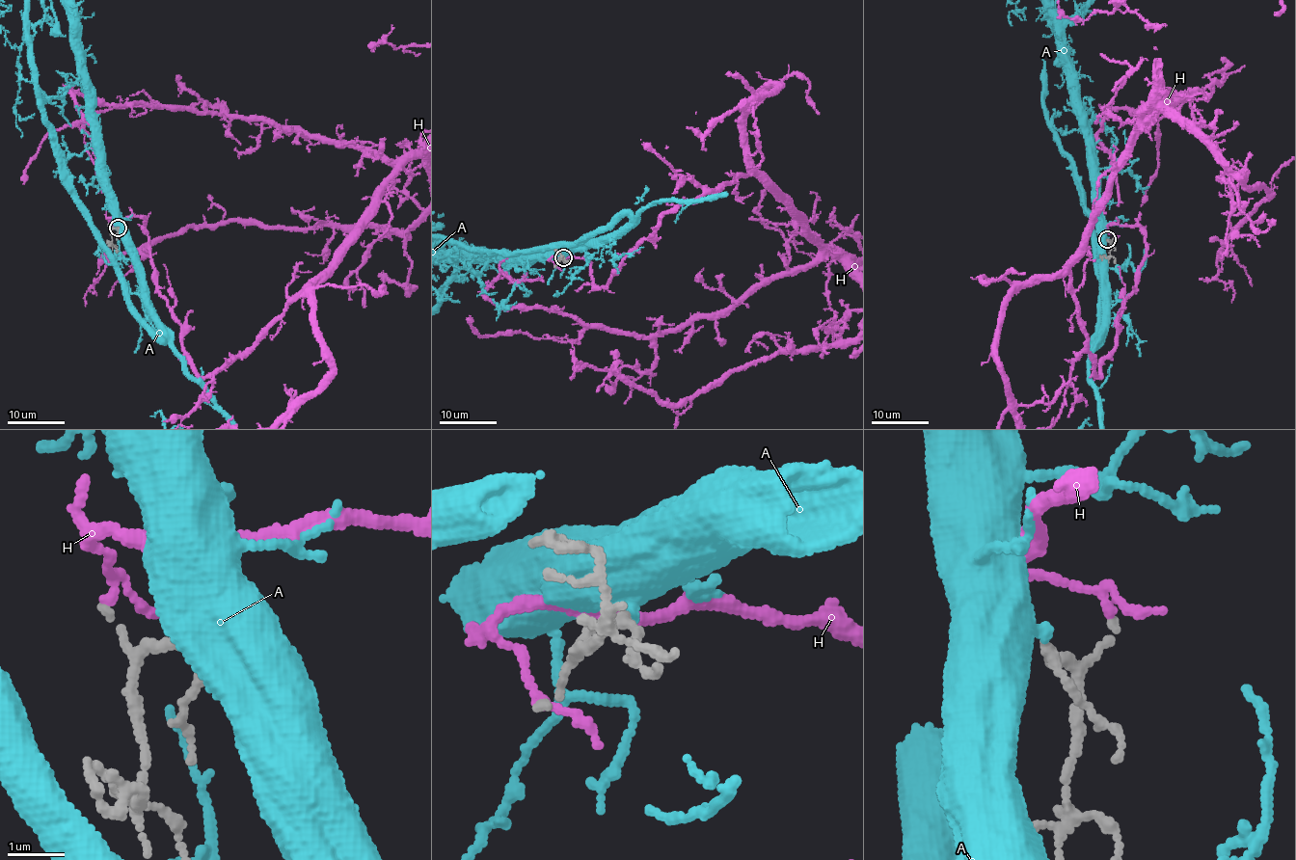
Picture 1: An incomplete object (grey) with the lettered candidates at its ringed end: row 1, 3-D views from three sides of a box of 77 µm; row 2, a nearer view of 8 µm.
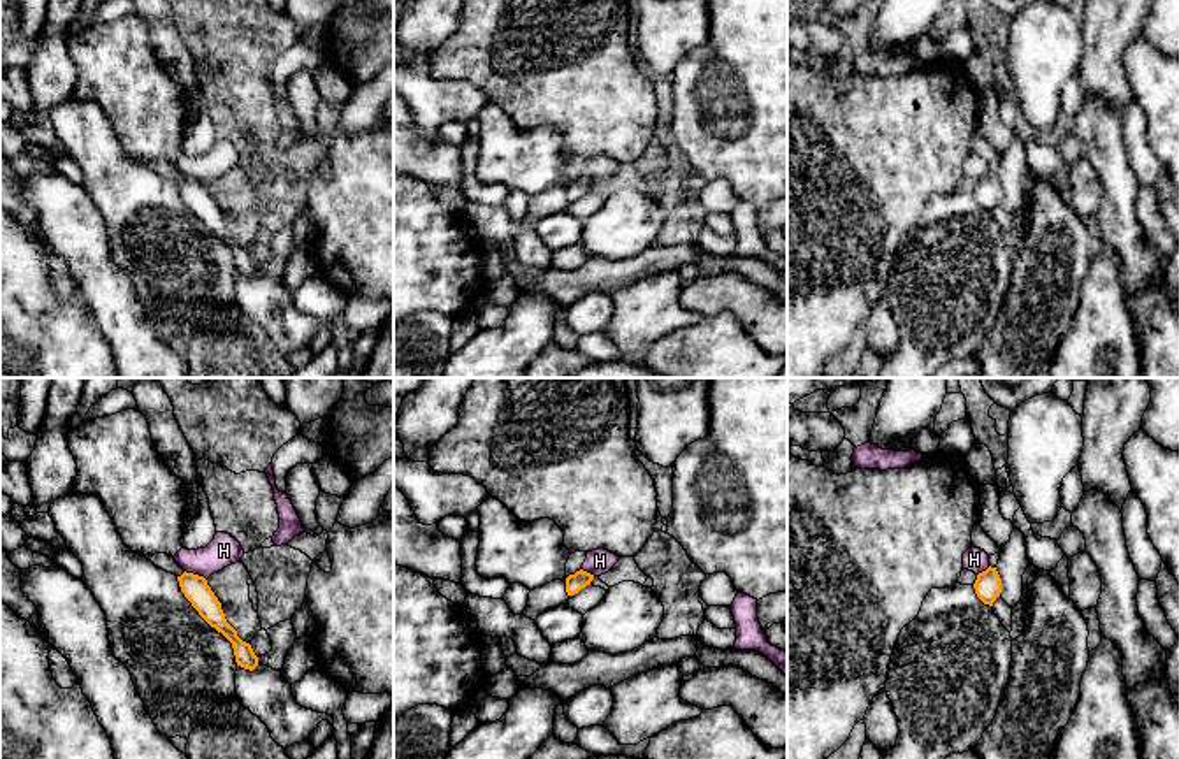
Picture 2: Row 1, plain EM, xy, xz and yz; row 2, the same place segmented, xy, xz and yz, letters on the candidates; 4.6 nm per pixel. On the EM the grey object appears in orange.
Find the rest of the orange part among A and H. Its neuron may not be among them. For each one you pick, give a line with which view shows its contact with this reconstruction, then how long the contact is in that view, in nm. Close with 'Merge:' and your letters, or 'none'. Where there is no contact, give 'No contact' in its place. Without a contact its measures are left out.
A: No contact
Merge: A

